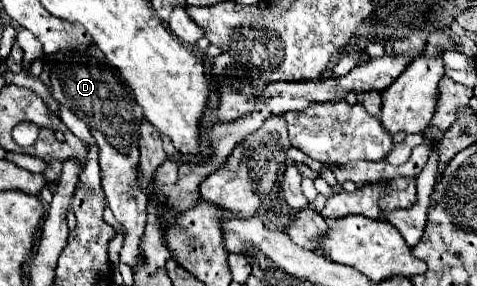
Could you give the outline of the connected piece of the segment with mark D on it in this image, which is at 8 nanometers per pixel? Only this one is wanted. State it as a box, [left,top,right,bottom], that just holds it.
[48,47,148,269]

